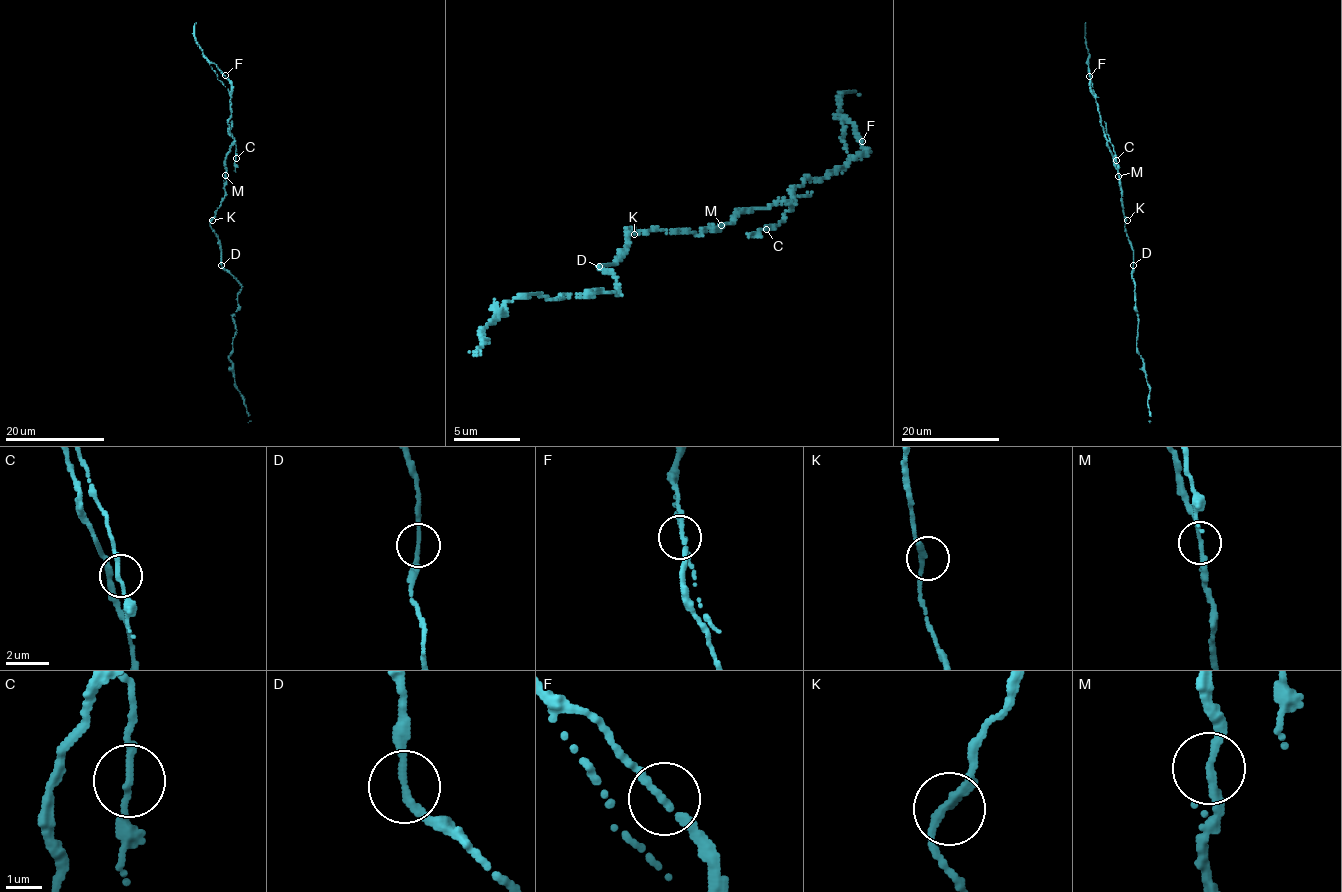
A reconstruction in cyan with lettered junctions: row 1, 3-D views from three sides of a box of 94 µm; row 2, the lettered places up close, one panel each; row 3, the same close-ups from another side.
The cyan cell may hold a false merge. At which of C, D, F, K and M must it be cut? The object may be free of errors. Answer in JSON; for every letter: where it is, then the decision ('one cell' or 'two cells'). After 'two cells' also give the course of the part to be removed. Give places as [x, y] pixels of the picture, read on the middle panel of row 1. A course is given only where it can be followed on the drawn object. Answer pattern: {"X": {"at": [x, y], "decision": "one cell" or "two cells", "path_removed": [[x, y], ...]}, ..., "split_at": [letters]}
{"C": {"at": [766, 229], "decision": "one cell"}, "D": {"at": [599, 266], "decision": "one cell"}, "F": {"at": [862, 141], "decision": "one cell"}, "K": {"at": [634, 234], "decision": "one cell"}, "M": {"at": [721, 225], "decision": "one cell"}, "split_at": []}

